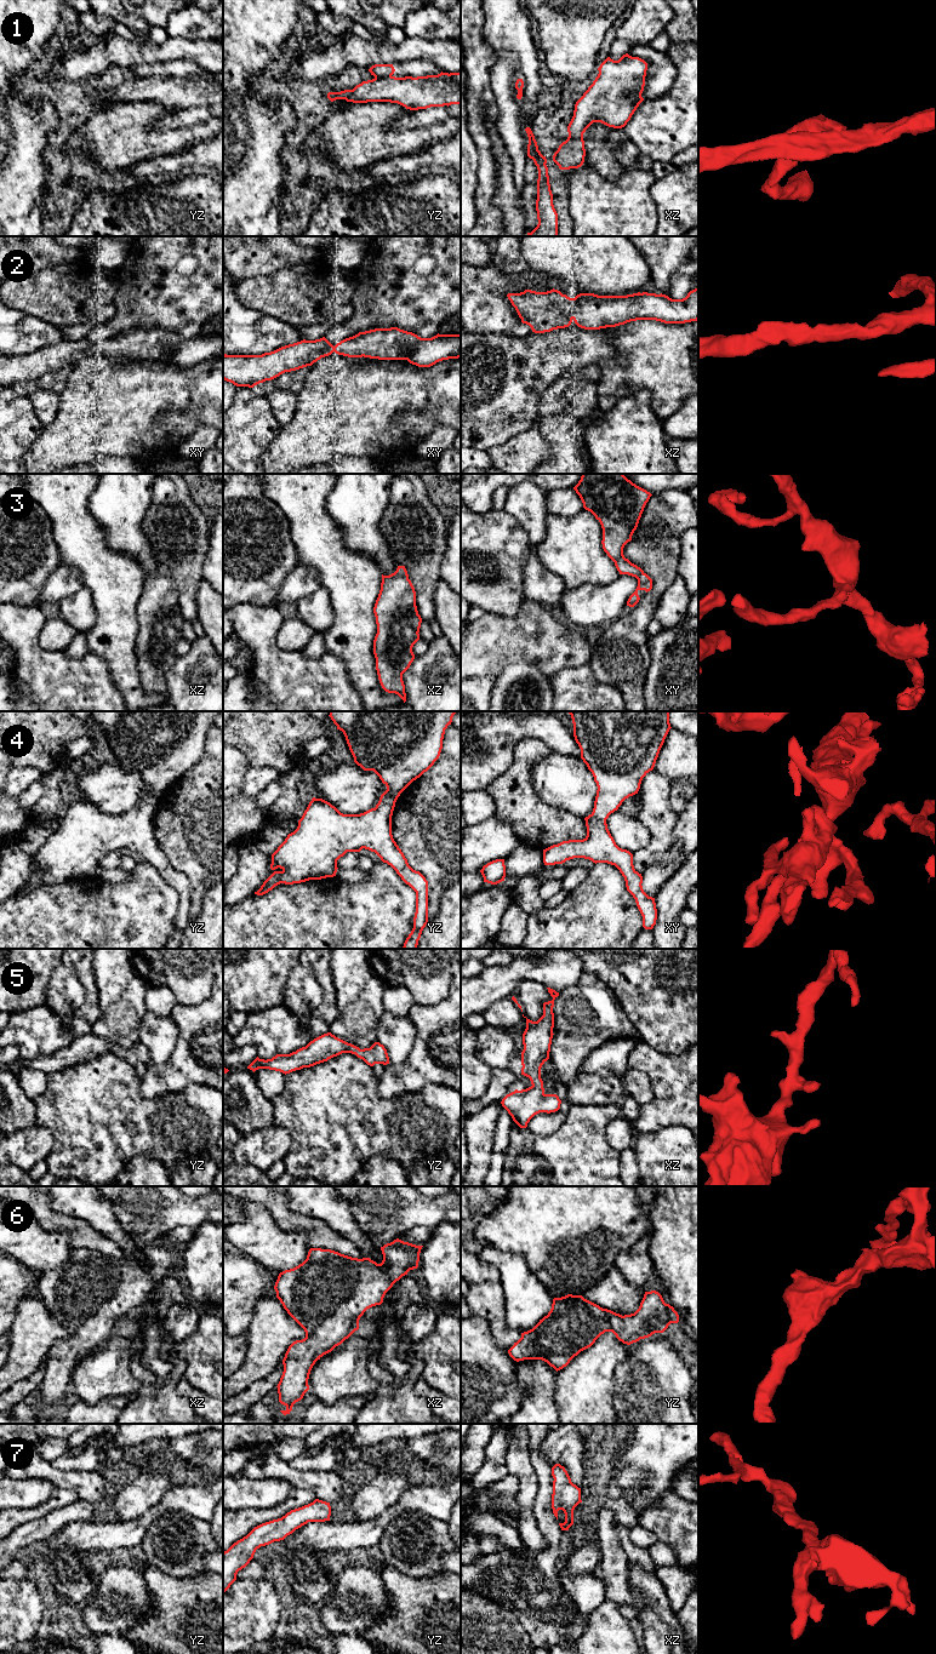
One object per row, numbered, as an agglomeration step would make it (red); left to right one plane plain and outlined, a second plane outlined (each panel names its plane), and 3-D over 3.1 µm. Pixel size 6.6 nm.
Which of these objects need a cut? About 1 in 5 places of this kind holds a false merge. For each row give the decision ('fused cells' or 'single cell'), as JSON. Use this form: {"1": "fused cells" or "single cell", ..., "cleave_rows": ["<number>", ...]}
{"1": "fused cells", "2": "single cell", "3": "single cell", "4": "single cell", "5": "single cell", "6": "single cell", "7": "single cell", "cleave_rows": ["1"]}

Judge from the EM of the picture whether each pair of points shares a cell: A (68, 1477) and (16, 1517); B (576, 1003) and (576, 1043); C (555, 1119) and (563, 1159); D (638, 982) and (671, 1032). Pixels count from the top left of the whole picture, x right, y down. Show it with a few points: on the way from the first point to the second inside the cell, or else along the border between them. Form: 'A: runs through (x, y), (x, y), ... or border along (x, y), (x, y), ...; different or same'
A: border along (56, 1486), (70, 1488), (79, 1498); different
B: runs through (576, 1013), (576, 1034); same
C: border along (571, 1105), (554, 1132), (537, 1135), (530, 1131); different
D: runs through (650, 994), (671, 1014), (671, 1020); same

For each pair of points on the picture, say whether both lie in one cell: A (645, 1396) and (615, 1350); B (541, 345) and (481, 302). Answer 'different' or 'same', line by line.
A: different
B: different

